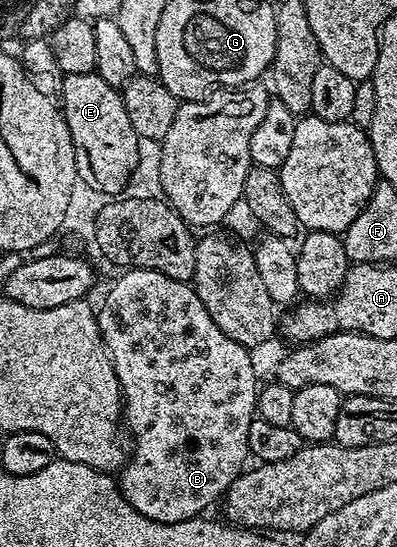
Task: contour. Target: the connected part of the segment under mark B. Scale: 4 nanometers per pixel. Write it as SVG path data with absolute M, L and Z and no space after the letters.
M127 268L125 271L119 272L118 275L119 277L111 283L110 290L107 291L106 298L102 301L102 306L99 304L96 309L100 335L103 343L106 344L106 350L110 353L110 362L122 388L120 417L124 422L124 429L129 440L130 437L134 440L134 449L132 445L132 452L127 456L126 464L120 470L122 478L119 476L116 484L122 491L122 498L140 515L169 525L180 523L205 514L207 512L205 509L213 501L214 504L221 502L222 498L226 496L230 484L244 472L244 466L247 464L245 461L248 461L250 457L248 427L252 427L252 423L256 420L260 380L258 381L258 373L254 370L254 361L250 358L253 357L251 350L228 339L228 335L224 335L224 331L220 331L220 327L216 327L216 323L212 323L212 315L208 315L204 303L200 303L193 284L170 279L166 275L162 275L160 271L154 270Z

